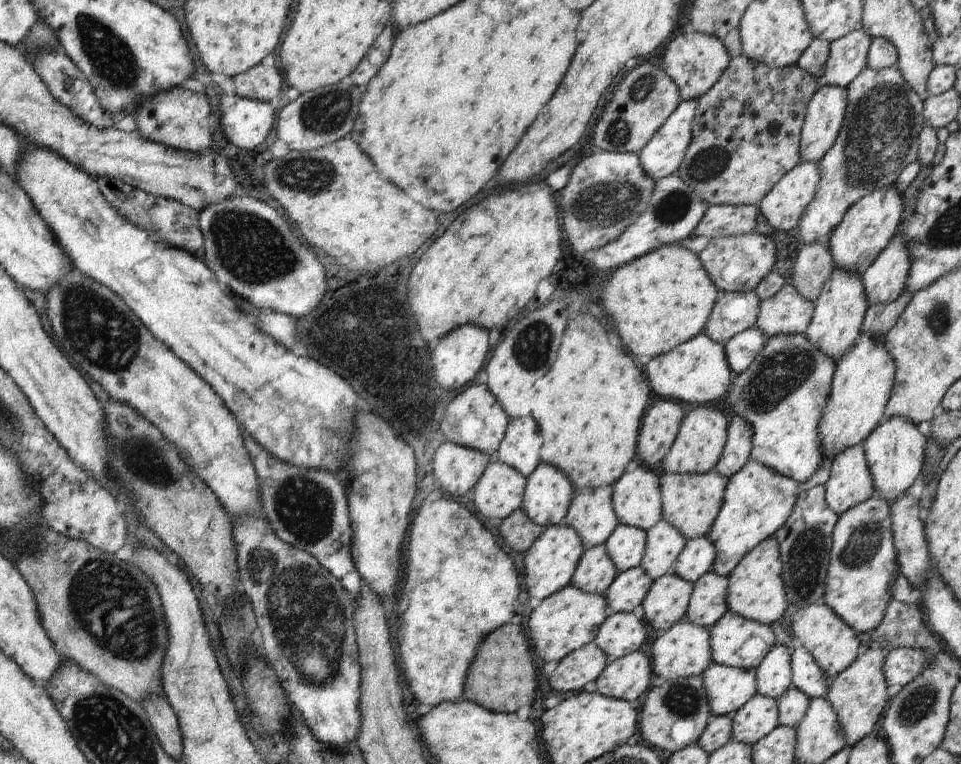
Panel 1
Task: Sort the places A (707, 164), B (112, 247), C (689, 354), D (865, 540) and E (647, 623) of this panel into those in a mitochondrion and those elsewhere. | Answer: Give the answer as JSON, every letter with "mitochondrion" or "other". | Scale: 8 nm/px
{"A":"mitochondrion","B":"other","C":"other","D":"mitochondrion","E":"other"}

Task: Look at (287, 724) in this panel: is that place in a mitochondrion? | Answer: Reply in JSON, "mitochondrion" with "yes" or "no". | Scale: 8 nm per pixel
{"mitochondrion":"no"}

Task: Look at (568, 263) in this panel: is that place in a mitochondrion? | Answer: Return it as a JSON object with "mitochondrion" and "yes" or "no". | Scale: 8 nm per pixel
{"mitochondrion":"no"}

